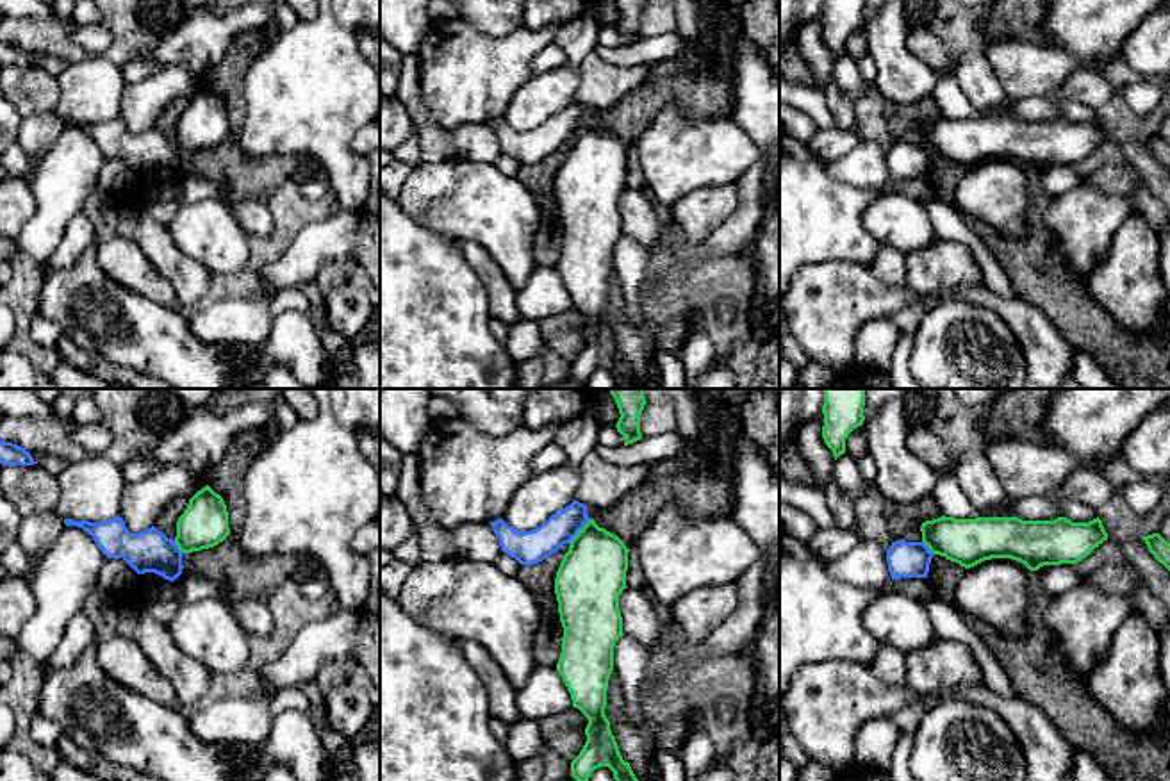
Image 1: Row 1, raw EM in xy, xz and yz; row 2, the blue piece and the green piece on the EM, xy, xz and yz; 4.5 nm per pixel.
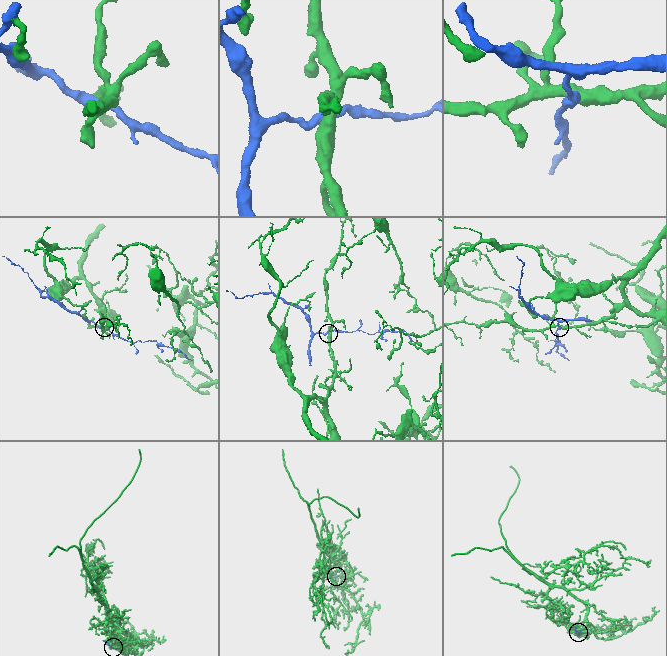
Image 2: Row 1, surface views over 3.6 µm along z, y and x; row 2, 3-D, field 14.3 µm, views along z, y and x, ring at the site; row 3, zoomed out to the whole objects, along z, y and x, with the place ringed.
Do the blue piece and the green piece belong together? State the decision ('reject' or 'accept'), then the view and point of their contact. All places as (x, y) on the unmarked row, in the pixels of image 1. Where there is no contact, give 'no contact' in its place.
reject | xz (578, 131)

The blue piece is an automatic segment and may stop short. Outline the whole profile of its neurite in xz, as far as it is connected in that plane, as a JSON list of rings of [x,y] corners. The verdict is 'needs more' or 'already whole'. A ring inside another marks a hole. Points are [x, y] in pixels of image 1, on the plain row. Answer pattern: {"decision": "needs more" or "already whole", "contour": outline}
{"decision": "already whole", "contour": [[[574,100],[530,132],[514,130],[503,119],[490,123],[490,127],[503,153],[515,159],[521,166],[533,166],[556,153],[564,144],[571,144],[590,121],[587,109],[587,105]]]}

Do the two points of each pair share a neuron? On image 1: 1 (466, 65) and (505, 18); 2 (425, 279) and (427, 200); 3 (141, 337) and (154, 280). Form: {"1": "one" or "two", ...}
{"1": "two", "2": "two", "3": "two"}

